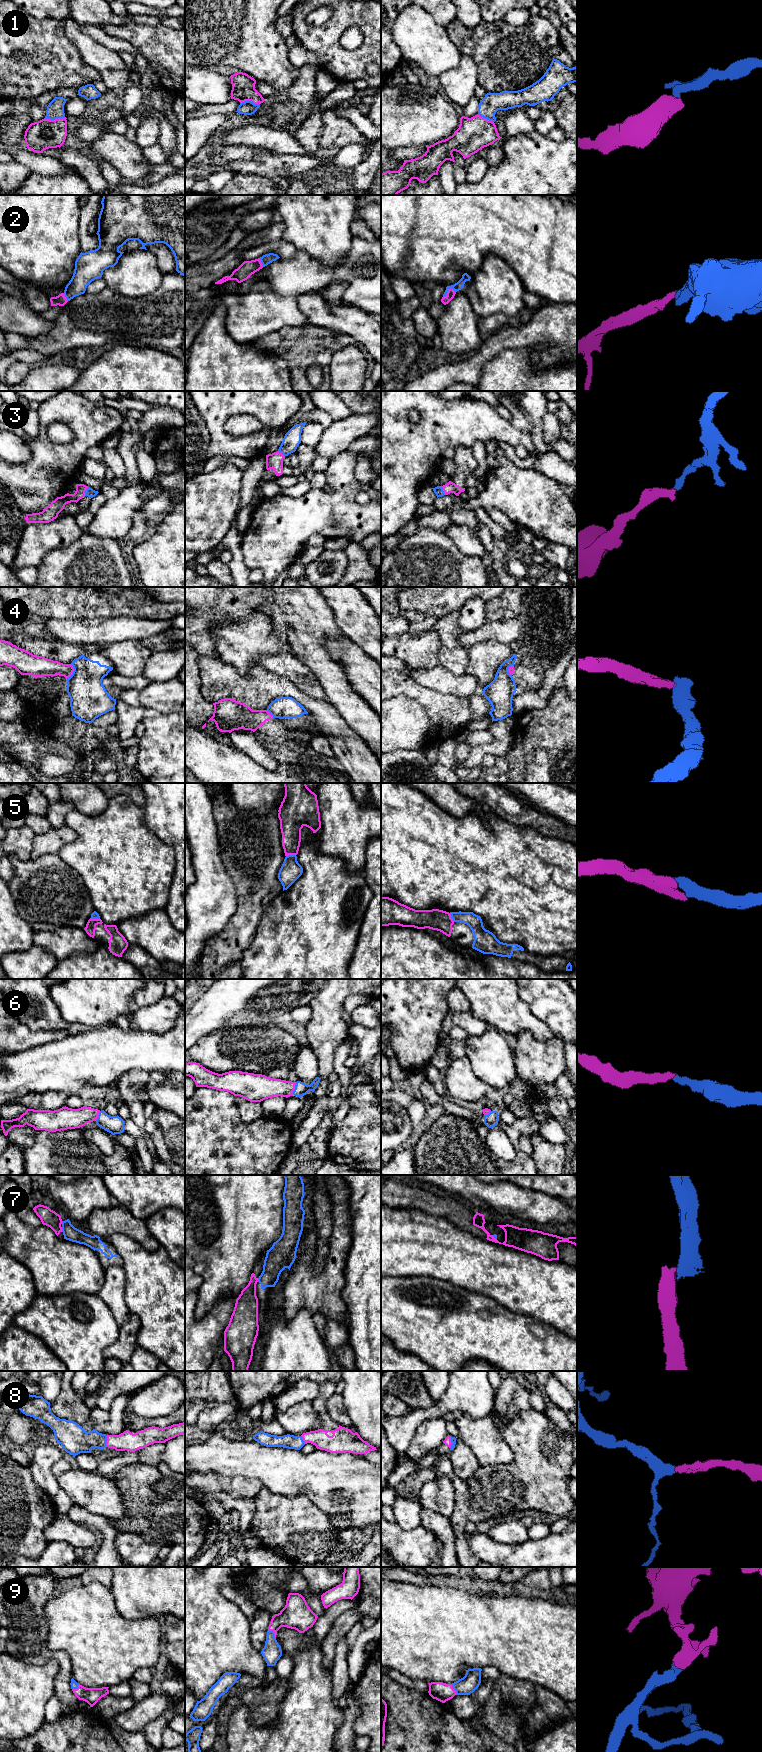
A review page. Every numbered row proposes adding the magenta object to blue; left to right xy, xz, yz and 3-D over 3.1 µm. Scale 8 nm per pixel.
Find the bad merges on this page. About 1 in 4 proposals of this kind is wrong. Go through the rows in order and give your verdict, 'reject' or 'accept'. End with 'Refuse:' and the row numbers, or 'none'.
1: accept
2: accept
3: accept
4: reject
5: accept
6: accept
7: reject
8: accept
9: accept
Refuse: 4, 7

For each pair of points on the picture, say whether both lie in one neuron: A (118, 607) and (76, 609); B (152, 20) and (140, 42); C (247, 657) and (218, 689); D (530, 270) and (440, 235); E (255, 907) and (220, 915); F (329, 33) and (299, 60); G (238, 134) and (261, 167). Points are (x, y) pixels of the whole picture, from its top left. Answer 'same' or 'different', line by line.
A: same
B: different
C: different
D: same
E: different
F: different
G: different

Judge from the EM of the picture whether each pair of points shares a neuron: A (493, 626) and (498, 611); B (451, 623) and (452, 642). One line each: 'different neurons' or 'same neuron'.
A: different neurons
B: same neuron

